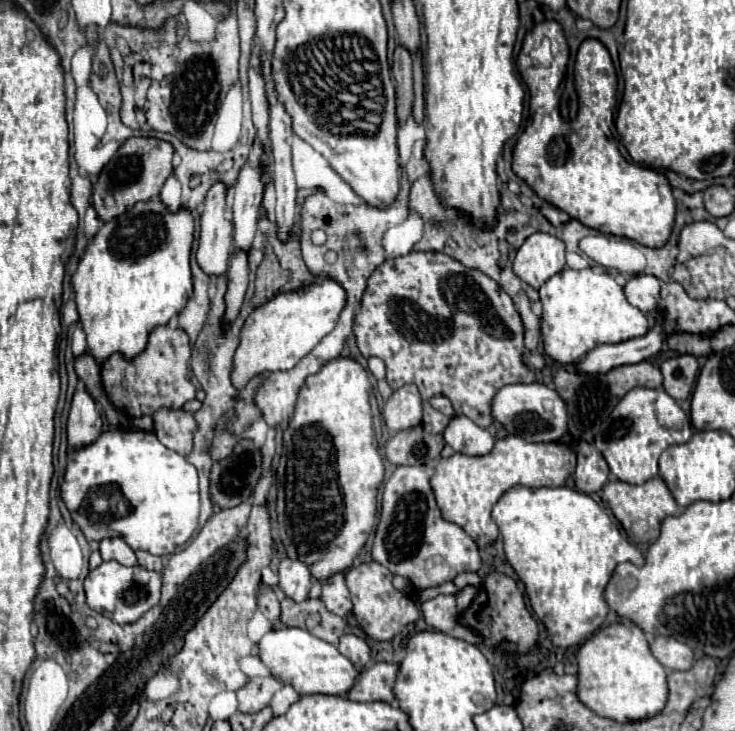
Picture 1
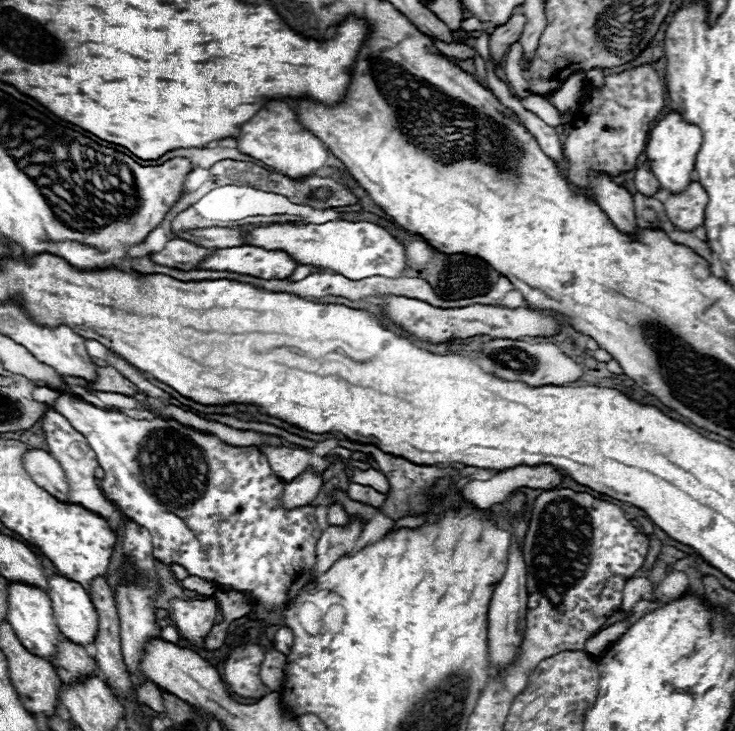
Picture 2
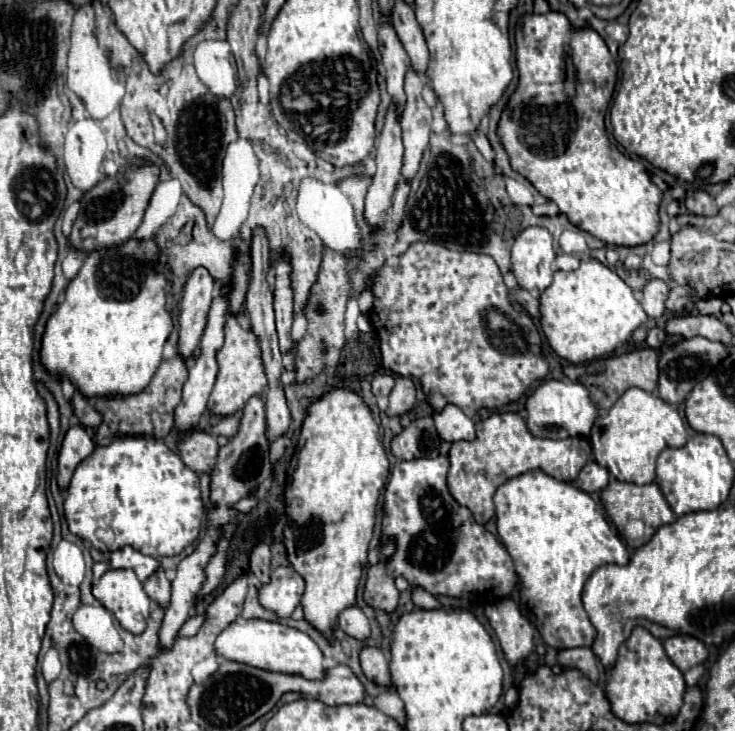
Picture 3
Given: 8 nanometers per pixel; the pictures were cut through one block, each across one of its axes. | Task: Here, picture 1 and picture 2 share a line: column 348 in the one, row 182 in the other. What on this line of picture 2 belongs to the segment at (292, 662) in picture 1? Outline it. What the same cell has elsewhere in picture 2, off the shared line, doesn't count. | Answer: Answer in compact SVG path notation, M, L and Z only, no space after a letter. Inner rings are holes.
M668 112L662 120L656 122L656 126L648 134L646 142L646 156L650 160L652 172L662 184L662 190L668 192L682 192L690 182L692 182L692 172L694 172L694 162L696 154L702 144L702 132L696 124L686 122L678 112Z

